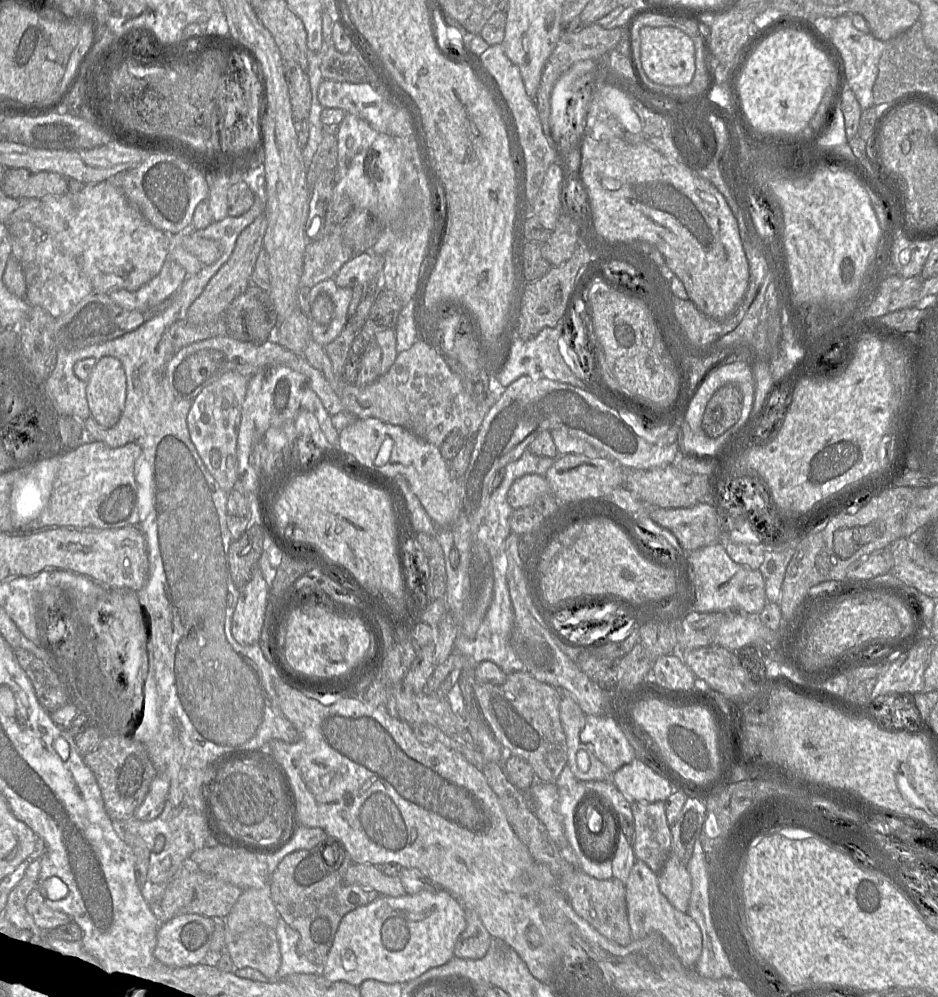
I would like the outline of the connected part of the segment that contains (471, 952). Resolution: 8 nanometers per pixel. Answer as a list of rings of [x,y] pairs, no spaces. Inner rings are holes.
[[[465,910],[465,918],[466,928],[455,944],[454,956],[480,959],[487,953],[492,936],[488,933],[476,912]]]

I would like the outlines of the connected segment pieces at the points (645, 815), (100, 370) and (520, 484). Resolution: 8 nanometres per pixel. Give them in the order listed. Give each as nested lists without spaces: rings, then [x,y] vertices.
[[[638,801],[631,803],[635,820],[634,854],[636,860],[644,861],[654,872],[660,873],[672,852],[671,825],[667,821],[665,801]]]
[[[110,356],[99,359],[89,375],[85,397],[90,416],[102,427],[111,428],[119,421],[126,399],[126,377],[118,359]]]
[[[525,474],[512,483],[507,494],[507,500],[513,509],[518,509],[532,506],[535,499],[545,493],[551,493],[545,476]]]

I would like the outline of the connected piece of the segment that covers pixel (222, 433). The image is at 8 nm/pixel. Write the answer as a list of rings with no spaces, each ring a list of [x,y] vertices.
[[[229,371],[205,387],[192,401],[187,427],[192,444],[217,485],[229,493],[237,480],[237,436],[250,377]]]

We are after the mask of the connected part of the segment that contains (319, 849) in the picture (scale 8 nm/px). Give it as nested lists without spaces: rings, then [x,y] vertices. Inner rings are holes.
[[[328,837],[312,849],[286,855],[270,876],[268,890],[280,918],[300,934],[298,954],[319,969],[324,966],[342,918],[380,896],[373,889],[345,884],[344,876],[351,864],[342,843]]]

